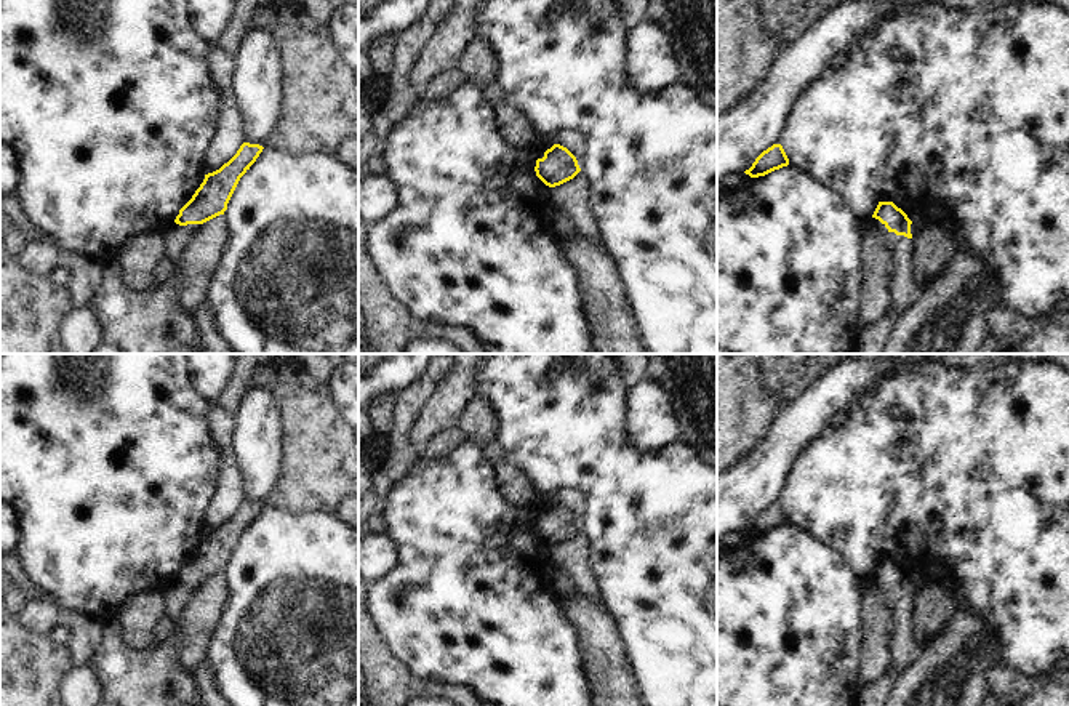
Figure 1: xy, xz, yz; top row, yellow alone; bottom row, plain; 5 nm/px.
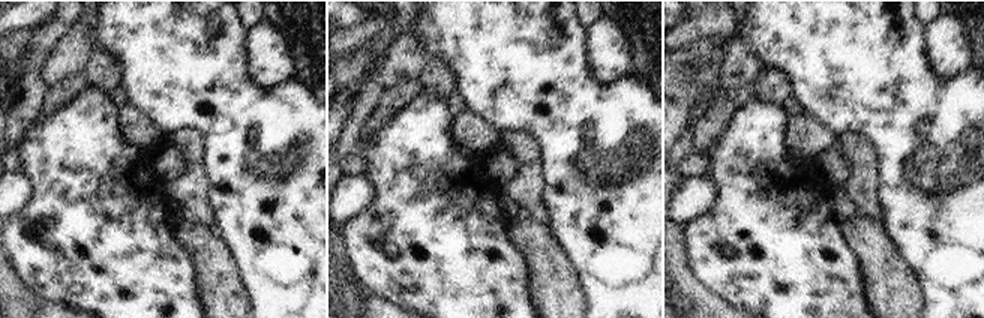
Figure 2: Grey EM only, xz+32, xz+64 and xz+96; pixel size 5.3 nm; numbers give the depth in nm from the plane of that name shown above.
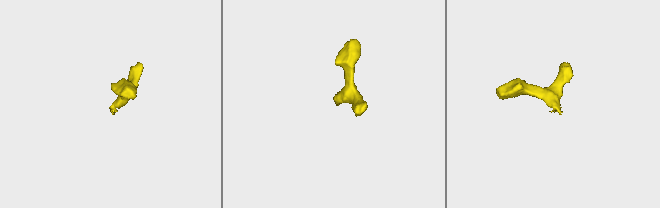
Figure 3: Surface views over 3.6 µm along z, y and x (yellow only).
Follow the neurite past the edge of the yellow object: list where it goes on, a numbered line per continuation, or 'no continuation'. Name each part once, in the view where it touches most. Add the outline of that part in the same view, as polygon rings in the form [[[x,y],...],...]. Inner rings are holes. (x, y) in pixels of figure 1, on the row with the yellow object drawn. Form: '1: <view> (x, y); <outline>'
1: yz (903, 290); [[[872,218],[872,226],[880,242],[891,251],[891,303],[885,315],[866,327],[859,335],[859,354],[885,354],[885,343],[890,338],[898,317],[911,307],[922,295],[912,277],[914,235],[917,229],[911,224],[912,237],[896,235],[885,224]]]

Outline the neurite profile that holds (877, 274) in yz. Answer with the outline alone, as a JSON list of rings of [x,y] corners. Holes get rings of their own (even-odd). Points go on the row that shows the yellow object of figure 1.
[[[859,219],[859,232],[863,239],[866,267],[858,327],[866,328],[871,323],[879,322],[891,303],[891,251],[879,240],[872,221]]]

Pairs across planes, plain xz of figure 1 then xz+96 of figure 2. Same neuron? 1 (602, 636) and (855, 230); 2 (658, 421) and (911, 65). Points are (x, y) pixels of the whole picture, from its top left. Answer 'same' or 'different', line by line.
1: same
2: different

